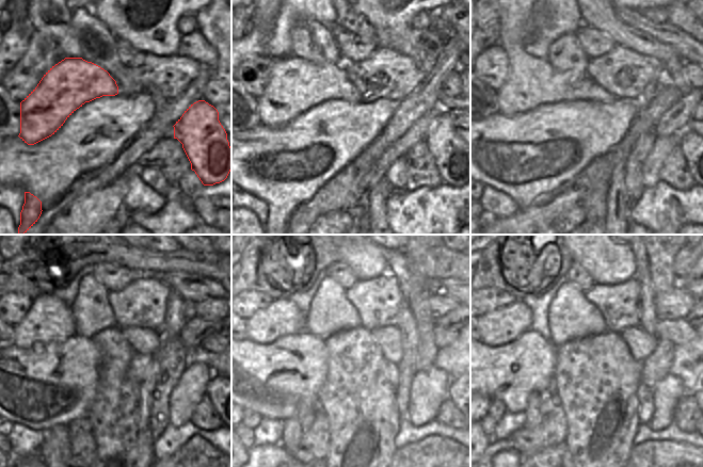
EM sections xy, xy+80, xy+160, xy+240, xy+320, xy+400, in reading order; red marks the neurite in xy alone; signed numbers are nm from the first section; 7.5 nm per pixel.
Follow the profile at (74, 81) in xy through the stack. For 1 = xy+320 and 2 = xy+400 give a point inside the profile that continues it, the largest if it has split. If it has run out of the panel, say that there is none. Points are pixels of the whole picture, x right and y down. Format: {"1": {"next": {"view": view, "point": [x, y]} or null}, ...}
{"1": {"next": {"view": "xy+320", "point": [282, 317]}}, "2": {"next": {"view": "xy+400", "point": [502, 325]}}}

